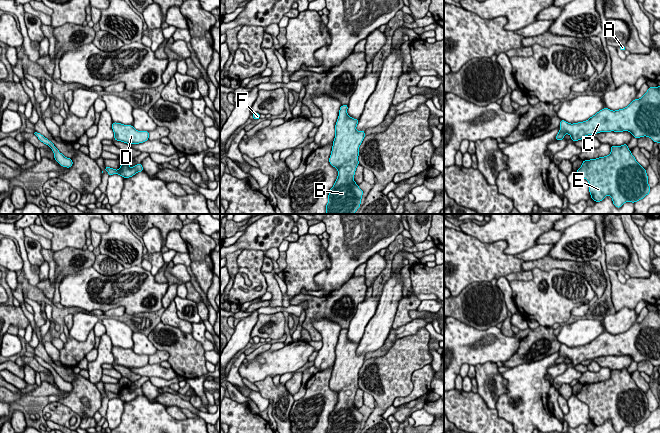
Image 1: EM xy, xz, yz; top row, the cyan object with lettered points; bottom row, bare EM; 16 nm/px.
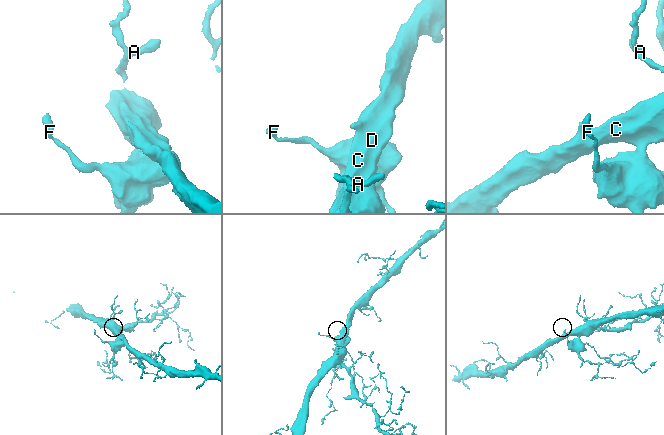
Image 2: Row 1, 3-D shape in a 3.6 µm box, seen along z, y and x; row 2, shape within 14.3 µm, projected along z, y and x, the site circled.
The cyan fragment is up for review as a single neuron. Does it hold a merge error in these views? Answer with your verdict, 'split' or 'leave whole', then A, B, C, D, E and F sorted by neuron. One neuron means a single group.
leave whole; groups A B C D E F

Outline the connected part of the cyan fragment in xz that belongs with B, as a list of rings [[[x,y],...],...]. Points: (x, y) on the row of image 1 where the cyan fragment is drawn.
[[[348,105],[340,107],[335,125],[329,163],[338,170],[338,176],[329,191],[326,214],[354,214],[360,207],[363,195],[363,190],[354,181],[354,175],[365,132],[356,130],[359,119],[351,118],[347,109]]]

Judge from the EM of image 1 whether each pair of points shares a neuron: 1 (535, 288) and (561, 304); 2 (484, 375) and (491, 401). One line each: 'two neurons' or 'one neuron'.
1: one neuron
2: one neuron

